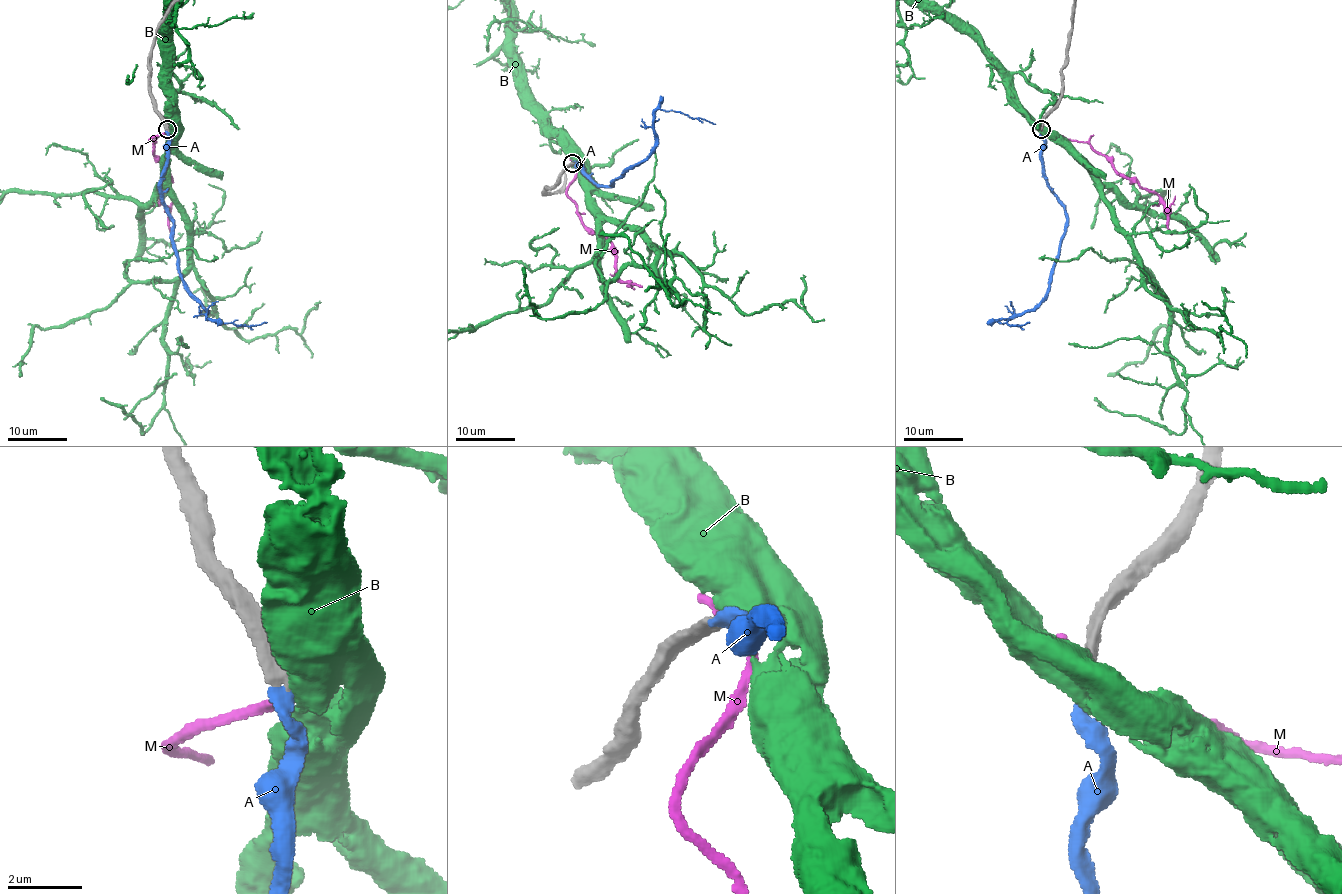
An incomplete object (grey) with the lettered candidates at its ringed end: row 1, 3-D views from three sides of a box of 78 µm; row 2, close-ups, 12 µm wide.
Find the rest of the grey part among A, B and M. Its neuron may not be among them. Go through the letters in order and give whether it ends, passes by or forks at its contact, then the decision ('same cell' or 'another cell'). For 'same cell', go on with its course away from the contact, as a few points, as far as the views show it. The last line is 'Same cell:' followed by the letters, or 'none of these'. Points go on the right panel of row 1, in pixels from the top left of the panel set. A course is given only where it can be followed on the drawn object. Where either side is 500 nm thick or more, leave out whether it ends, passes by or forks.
A: it ends there; another cell
B: another cell
M: another cell
Same cell: none of these

